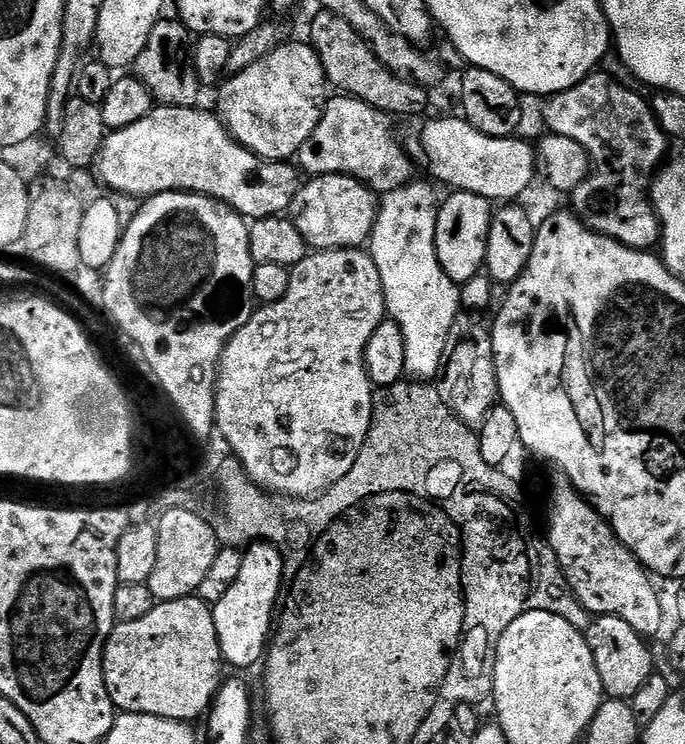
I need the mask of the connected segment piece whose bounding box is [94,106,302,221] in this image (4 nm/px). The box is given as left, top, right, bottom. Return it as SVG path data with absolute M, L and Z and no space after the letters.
M156 106L150 114L146 114L146 118L142 118L142 122L109 131L105 135L100 157L95 162L94 172L104 179L106 187L113 188L116 192L125 192L128 196L151 198L160 196L163 192L195 192L227 204L249 221L287 213L291 209L292 199L296 196L296 189L302 183L297 169L283 160L263 160L256 156L232 138L219 115L212 113L211 116L202 109L200 106Z

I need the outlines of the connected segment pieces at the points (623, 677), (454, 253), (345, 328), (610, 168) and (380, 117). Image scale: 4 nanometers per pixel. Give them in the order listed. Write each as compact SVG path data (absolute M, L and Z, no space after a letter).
M597 615L587 625L586 639L605 697L627 701L653 675L652 656L644 645L645 637L635 632L630 622L622 622L617 616Z
M453 191L448 194L445 200L443 197L442 203L439 205L436 213L436 253L438 254L438 262L444 273L457 286L462 286L466 282L470 282L470 278L481 275L482 269L485 267L484 259L488 249L488 235L490 234L493 211L493 201L469 192Z
M335 248L333 252L313 251L290 272L290 286L286 294L278 302L257 307L253 316L249 315L235 332L224 352L220 355L220 363L216 369L216 420L215 431L229 444L231 455L240 461L244 475L252 483L264 489L265 492L277 496L294 496L311 498L325 492L329 486L336 484L354 466L360 448L372 425L372 405L374 403L374 385L368 379L364 368L364 351L366 342L370 342L370 334L378 330L378 326L386 319L384 306L384 287L378 278L378 266L374 266L371 255L367 251L355 248Z
M597 70L578 82L570 90L547 97L544 104L544 124L549 133L562 138L574 138L578 146L586 150L590 161L590 171L583 182L570 193L571 211L592 232L600 236L609 236L628 248L652 250L657 247L660 238L660 219L652 207L650 189L654 173L665 163L669 155L669 137L658 126L652 113L652 105L643 100L626 84L619 84L615 78L603 70Z
M343 94L333 95L324 105L324 113L318 126L314 126L314 134L302 142L298 153L299 171L308 178L353 176L377 194L398 190L413 179L412 160L400 149L388 120L385 113L366 102Z

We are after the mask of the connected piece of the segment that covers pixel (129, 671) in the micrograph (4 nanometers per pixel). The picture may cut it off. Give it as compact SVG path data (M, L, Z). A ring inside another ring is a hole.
M199 595L165 600L138 622L117 623L104 643L104 685L113 709L121 713L150 714L167 720L196 722L211 707L222 683L222 657L214 630L212 608Z

